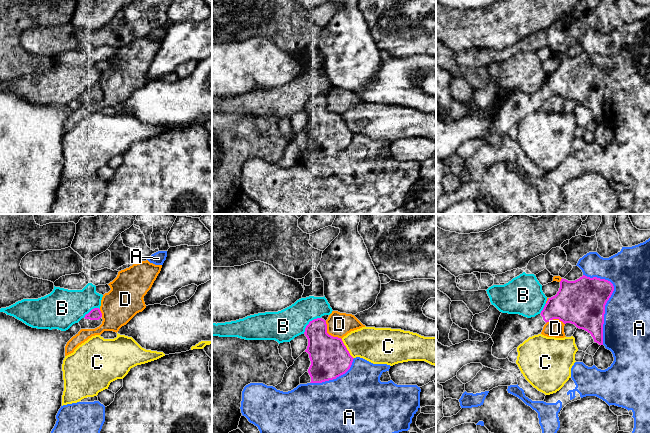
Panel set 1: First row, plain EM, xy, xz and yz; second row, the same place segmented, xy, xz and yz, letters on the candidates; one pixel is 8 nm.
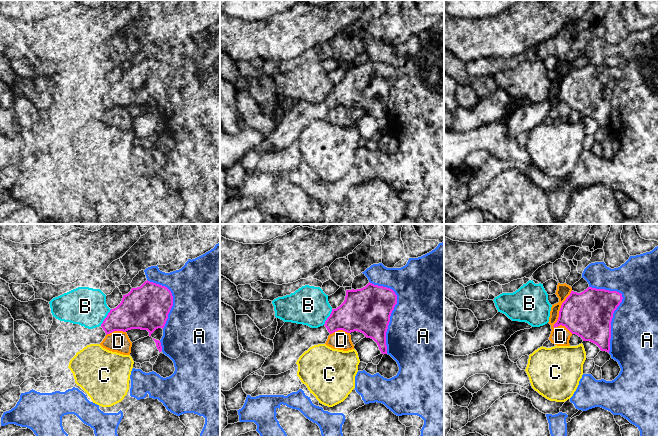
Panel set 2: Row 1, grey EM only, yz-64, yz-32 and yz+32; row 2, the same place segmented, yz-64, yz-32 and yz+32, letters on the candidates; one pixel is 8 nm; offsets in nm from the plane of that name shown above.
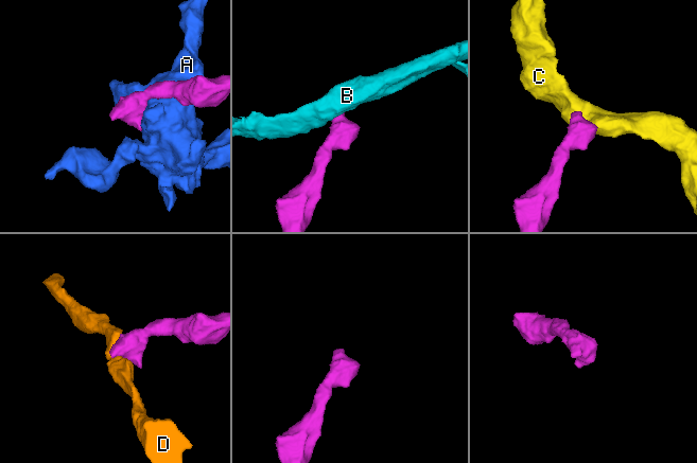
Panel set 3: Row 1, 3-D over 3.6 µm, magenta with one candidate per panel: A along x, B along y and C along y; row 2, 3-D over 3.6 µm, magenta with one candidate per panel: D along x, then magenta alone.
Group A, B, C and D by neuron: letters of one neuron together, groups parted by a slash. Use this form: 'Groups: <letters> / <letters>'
Groups: A / B / C / D

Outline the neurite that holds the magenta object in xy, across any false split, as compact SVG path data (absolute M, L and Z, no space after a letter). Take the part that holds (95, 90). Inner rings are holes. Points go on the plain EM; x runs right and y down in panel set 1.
M99 84L92 85L78 99L81 105L95 105L102 100L102 89Z

